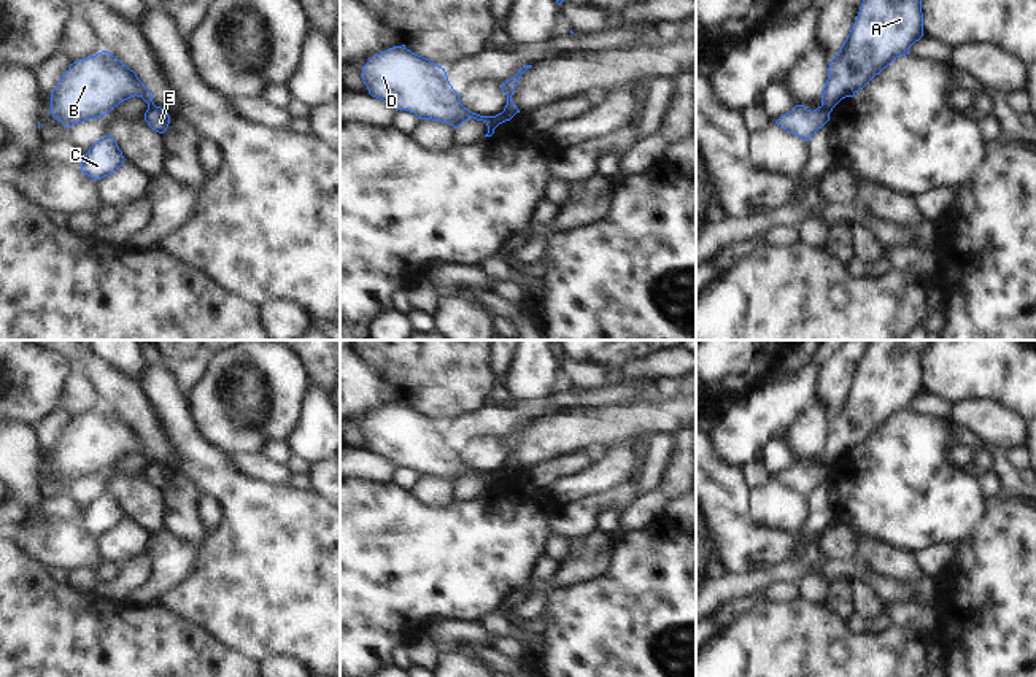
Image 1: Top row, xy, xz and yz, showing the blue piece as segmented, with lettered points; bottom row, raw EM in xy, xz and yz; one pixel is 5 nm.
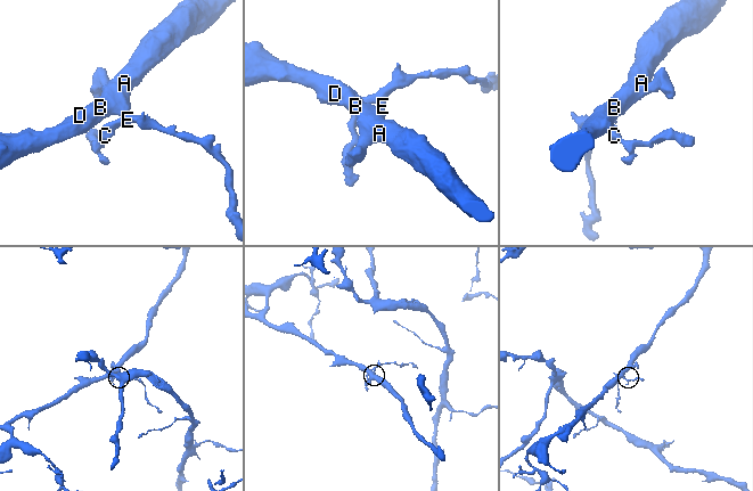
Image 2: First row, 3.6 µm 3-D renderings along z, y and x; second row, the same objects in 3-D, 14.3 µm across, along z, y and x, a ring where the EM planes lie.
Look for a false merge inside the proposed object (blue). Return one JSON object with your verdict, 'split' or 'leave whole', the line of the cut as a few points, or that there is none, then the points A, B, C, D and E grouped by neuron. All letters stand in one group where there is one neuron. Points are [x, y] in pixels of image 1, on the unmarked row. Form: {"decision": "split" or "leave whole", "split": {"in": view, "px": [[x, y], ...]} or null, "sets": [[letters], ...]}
{"decision": "split", "split": {"in": "xz", "px": [[504, 466], [514, 471]]}, "sets": [["A", "B", "D"], ["C", "E"]]}

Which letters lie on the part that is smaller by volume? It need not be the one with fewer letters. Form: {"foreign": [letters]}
{"foreign": ["C", "E"]}

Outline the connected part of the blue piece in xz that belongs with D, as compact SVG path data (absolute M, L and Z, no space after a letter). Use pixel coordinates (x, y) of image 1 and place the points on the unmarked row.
M405 400L373 412L362 423L362 437L372 453L396 466L415 469L419 475L442 477L454 485L470 474L483 477L488 482L485 493L491 493L499 480L515 472L505 467L496 472L469 467L450 440L445 424L412 408Z

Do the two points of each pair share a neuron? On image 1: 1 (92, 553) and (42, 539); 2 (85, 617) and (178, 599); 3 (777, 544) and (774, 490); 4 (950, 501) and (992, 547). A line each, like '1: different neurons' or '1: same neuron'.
1: same neuron
2: different neurons
3: different neurons
4: different neurons

